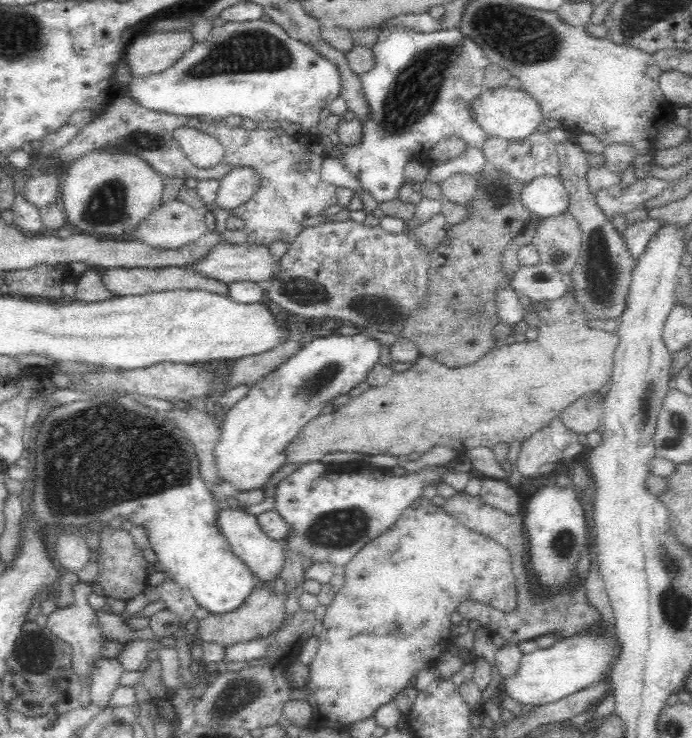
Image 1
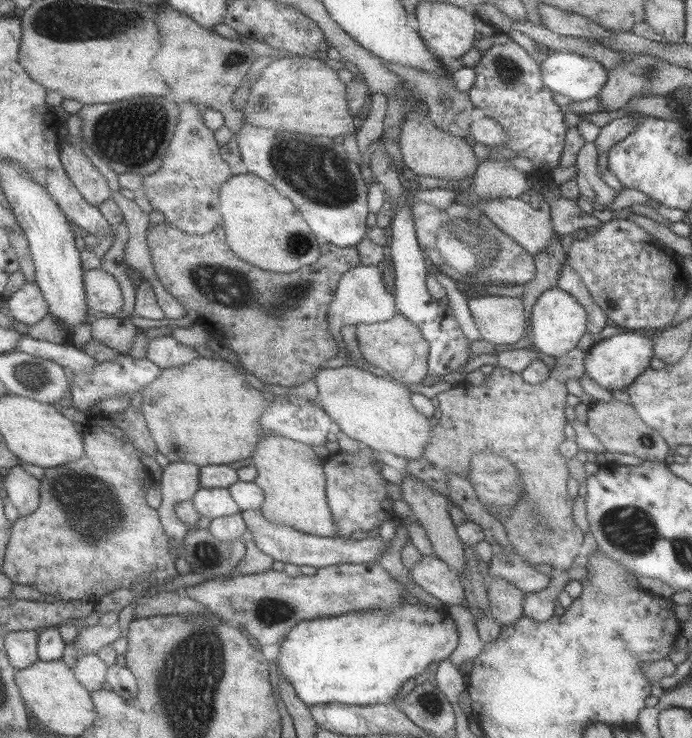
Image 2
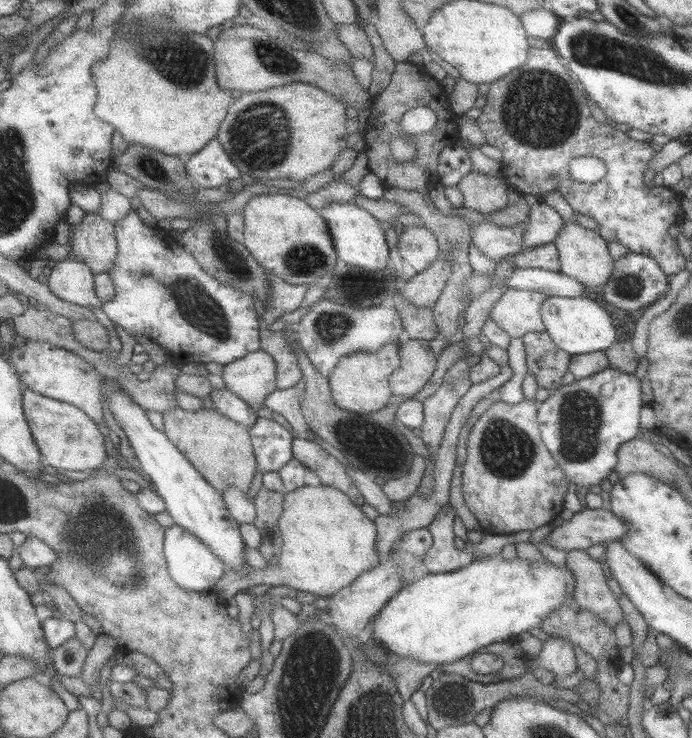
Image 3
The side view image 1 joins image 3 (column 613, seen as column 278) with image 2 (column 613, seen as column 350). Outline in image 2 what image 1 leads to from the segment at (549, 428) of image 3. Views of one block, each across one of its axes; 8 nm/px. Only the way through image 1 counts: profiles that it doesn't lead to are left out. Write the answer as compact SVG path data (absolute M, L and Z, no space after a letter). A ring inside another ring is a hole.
M617 331L609 338L600 340L586 350L584 356L584 372L601 386L610 390L624 390L624 388L650 365L653 354L653 341L635 332Z

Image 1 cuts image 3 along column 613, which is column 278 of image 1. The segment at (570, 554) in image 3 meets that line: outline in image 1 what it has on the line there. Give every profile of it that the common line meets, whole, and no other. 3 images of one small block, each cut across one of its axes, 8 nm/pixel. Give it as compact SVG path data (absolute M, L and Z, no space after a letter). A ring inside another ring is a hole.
M272 584L258 586L245 598L244 602L233 611L222 614L210 614L203 620L196 621L197 630L203 641L214 642L222 648L234 646L238 642L246 642L271 635L283 622L285 594L271 595Z

